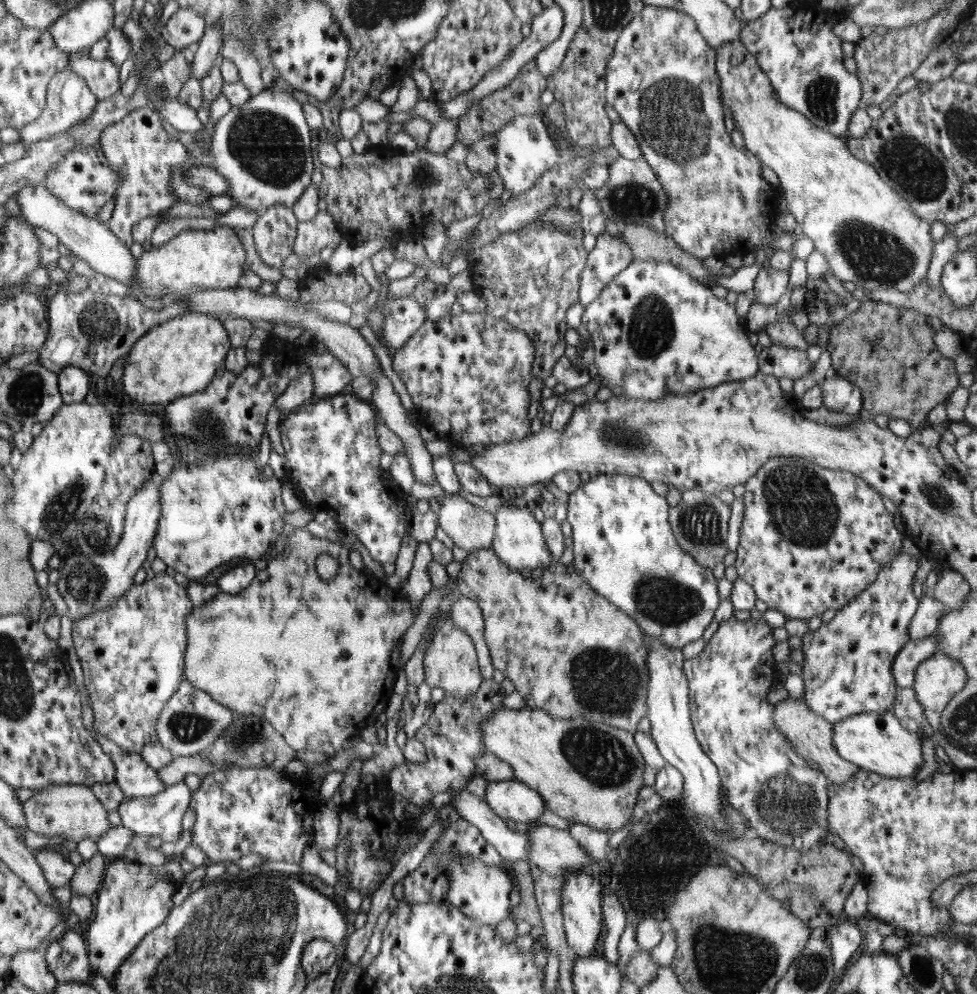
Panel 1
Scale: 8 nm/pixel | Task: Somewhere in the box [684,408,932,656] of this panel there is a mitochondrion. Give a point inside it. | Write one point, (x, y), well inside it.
(800, 504)

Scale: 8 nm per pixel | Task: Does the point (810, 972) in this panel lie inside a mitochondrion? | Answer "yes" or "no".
yes

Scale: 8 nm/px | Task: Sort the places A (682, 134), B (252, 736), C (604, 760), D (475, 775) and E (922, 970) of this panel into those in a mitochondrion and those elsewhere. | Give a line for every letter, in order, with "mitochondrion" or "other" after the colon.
A: mitochondrion
B: mitochondrion
C: mitochondrion
D: other
E: mitochondrion

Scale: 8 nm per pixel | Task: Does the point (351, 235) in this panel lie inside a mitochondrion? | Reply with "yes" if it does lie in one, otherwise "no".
no

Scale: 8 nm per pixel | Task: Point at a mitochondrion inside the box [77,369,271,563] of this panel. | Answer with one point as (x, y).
(204, 424)

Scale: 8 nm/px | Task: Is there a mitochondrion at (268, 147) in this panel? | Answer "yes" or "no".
yes

